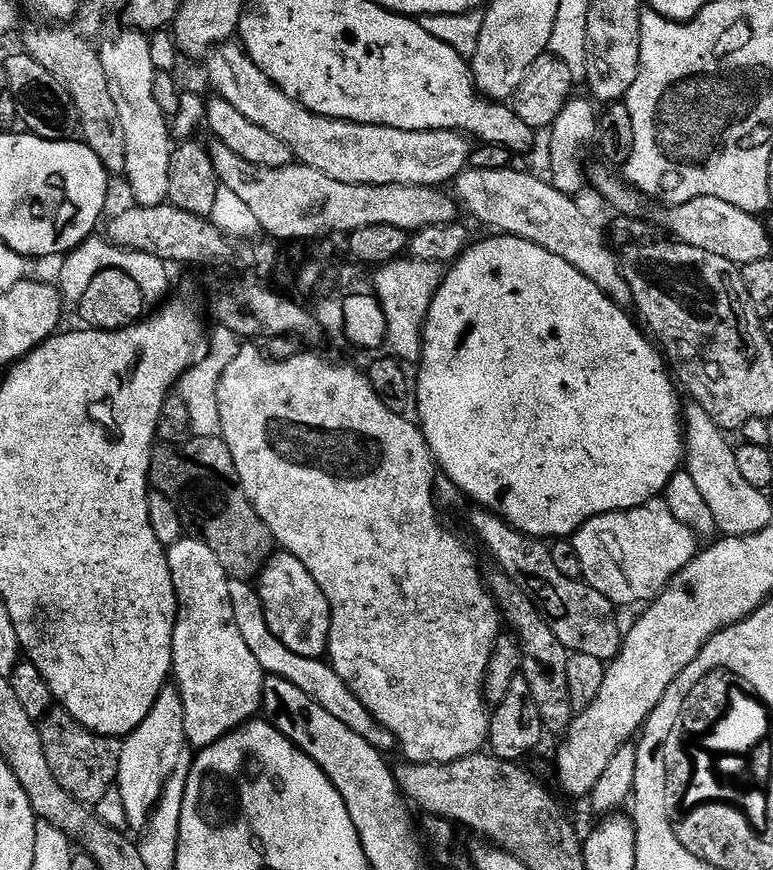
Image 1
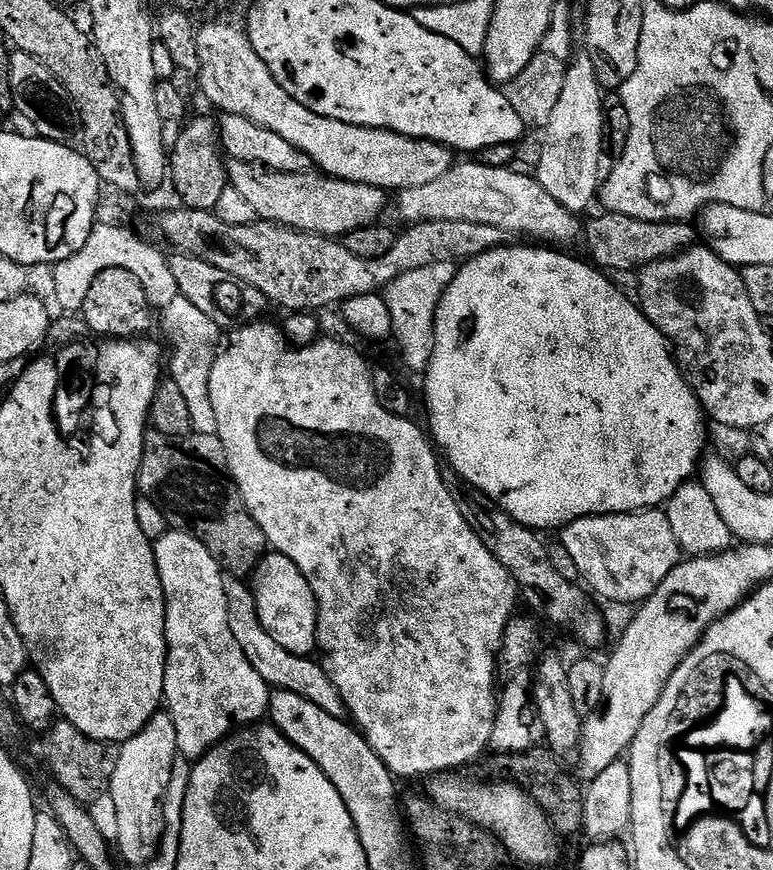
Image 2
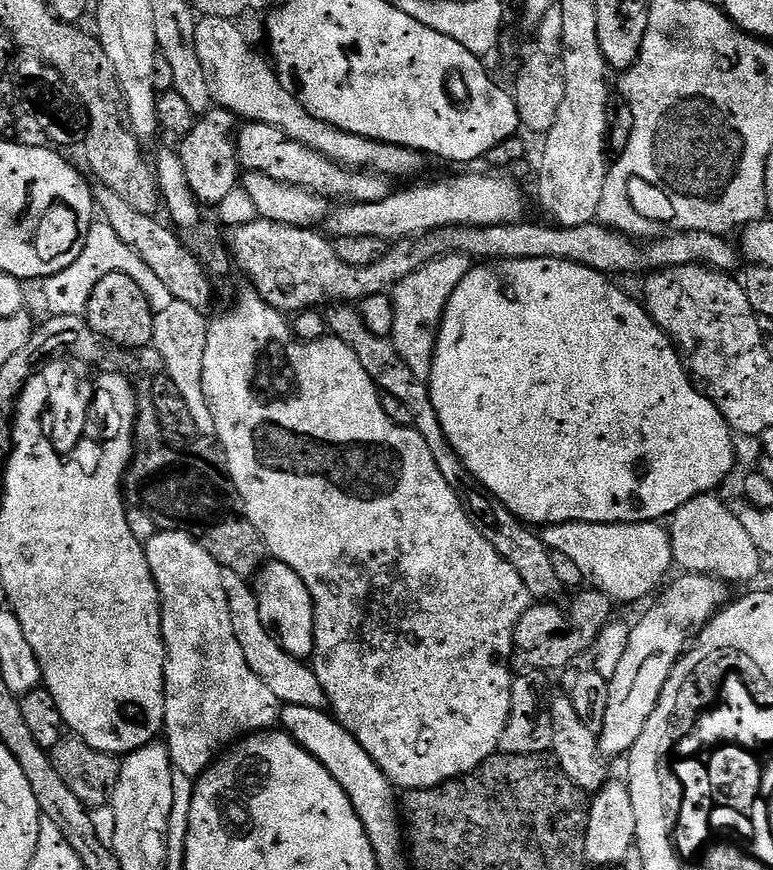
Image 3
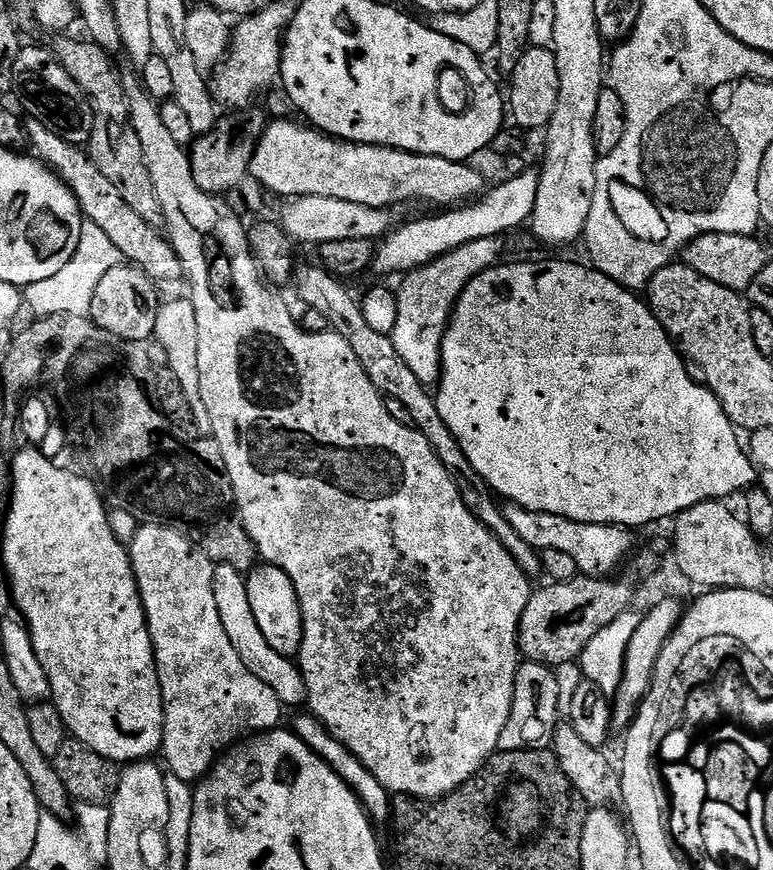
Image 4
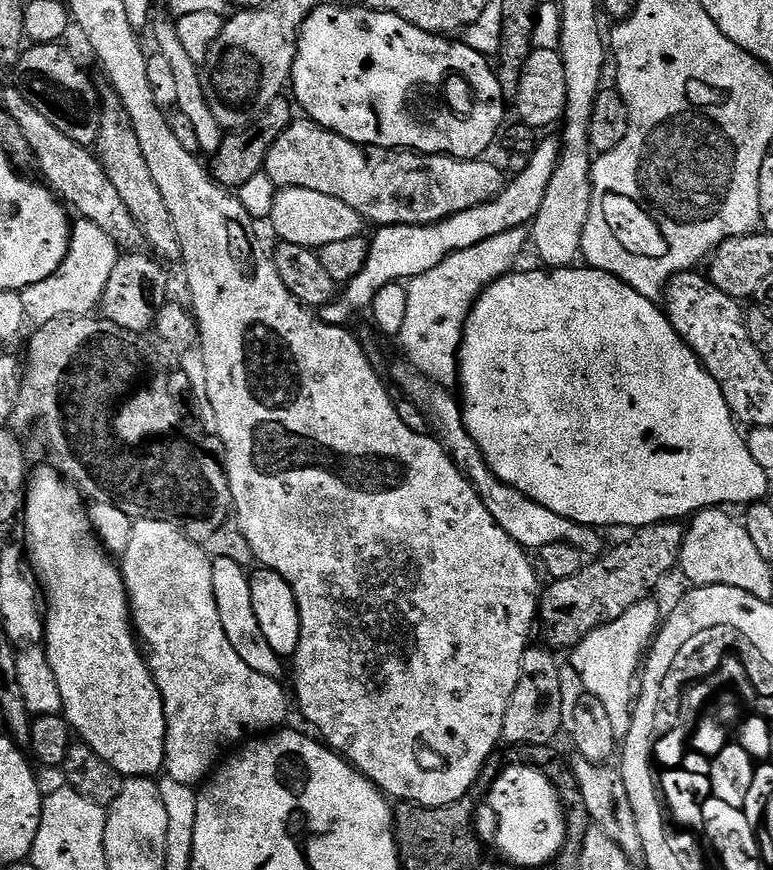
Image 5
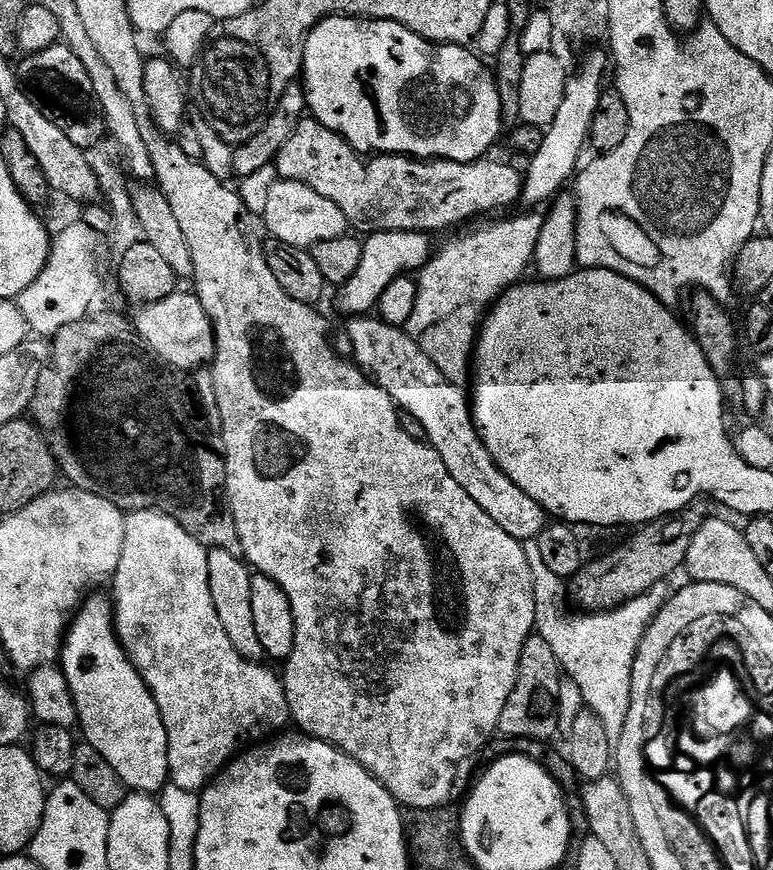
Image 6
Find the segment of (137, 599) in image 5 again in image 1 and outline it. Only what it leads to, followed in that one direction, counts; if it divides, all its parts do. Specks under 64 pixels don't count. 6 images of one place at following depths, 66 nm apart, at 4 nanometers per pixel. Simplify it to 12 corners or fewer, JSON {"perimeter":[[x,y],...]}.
{"perimeter":[[195,538],[168,548],[172,676],[199,750],[261,711],[230,578]]}

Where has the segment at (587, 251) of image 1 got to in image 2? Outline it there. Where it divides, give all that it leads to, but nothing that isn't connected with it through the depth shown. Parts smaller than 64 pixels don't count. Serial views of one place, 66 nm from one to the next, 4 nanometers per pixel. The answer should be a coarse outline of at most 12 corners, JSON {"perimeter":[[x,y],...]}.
{"perimeter":[[453,163],[394,200],[405,225],[482,222],[564,246],[579,215],[533,177]]}

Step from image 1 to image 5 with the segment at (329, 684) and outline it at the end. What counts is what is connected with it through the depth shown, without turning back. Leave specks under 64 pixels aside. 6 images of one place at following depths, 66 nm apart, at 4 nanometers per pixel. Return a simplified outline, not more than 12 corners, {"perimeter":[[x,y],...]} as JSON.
{"perimeter":[[212,562],[214,602],[230,646],[258,674],[280,680],[285,661],[262,638],[249,573]]}

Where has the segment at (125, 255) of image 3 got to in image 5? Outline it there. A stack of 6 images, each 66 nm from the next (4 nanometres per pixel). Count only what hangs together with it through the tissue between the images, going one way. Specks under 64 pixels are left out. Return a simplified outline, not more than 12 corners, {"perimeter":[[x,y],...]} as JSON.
{"perimeter":[[75,221],[50,278],[20,293],[33,325],[89,311],[118,245],[94,222]]}

